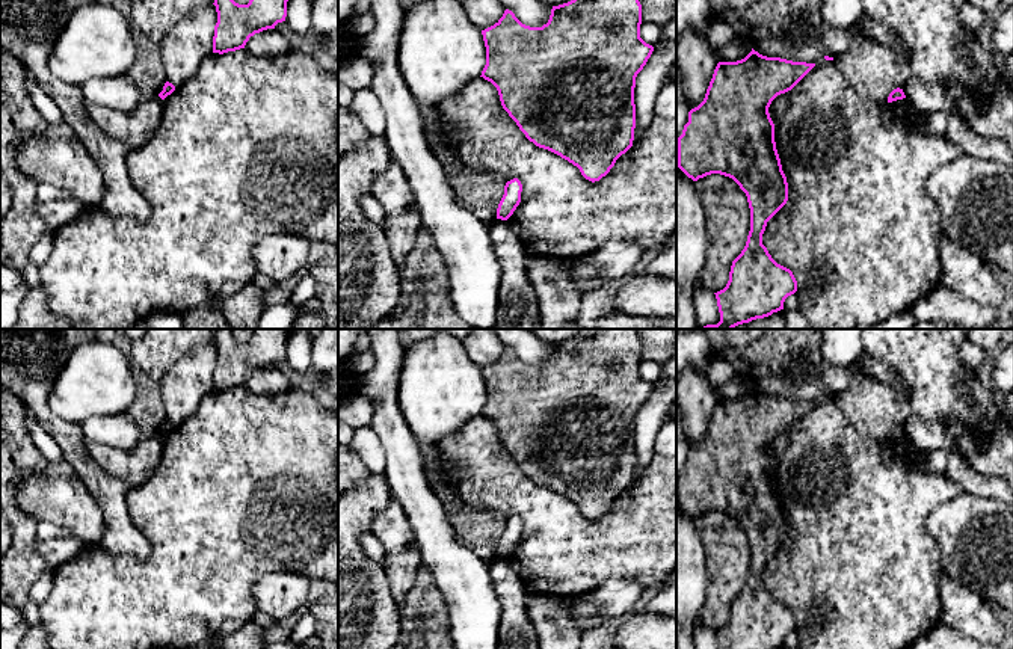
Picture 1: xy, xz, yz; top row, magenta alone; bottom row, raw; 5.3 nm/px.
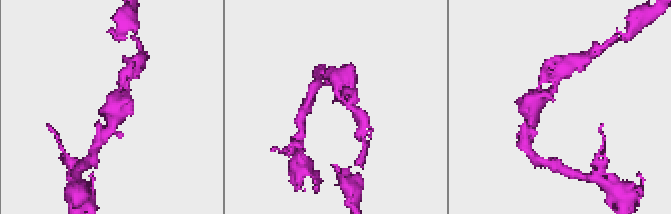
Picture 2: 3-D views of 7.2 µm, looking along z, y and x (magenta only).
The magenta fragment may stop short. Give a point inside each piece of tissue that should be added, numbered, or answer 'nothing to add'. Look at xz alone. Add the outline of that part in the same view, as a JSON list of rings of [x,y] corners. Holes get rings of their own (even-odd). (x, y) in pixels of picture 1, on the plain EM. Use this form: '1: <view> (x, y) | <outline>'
nothing to add

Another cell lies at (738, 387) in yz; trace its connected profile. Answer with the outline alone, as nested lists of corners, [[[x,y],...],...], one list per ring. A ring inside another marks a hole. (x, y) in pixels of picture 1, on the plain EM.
[[[735,376],[728,383],[713,385],[713,388],[720,400],[737,400],[752,389],[752,383],[744,377]]]

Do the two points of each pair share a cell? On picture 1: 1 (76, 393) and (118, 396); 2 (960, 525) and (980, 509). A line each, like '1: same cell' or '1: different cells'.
1: same cell
2: same cell

